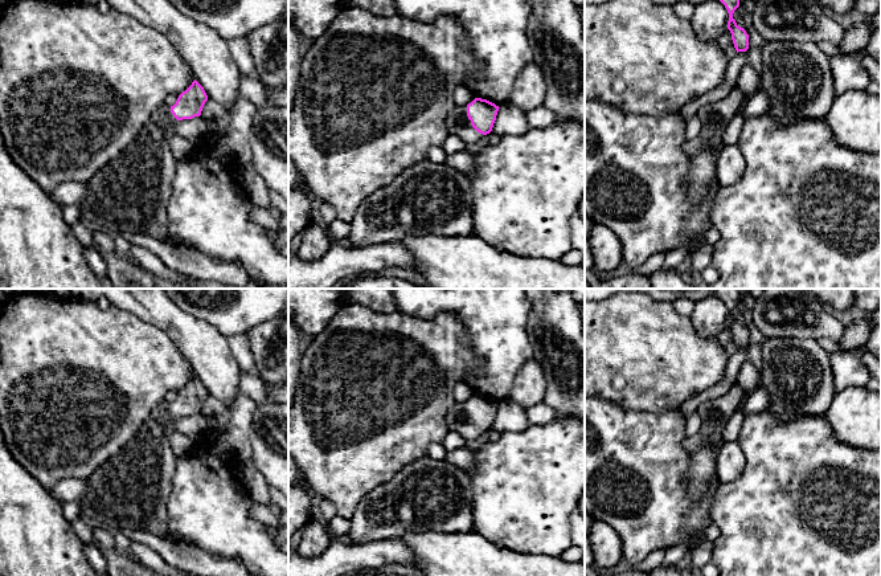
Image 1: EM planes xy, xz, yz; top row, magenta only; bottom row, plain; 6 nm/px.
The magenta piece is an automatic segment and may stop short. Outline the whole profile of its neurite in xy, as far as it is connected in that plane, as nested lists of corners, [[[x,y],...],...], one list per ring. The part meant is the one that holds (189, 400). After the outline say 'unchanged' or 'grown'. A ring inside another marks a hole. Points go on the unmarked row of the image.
[[[194,376],[176,400],[164,400],[140,425],[136,434],[111,458],[102,463],[87,479],[86,493],[78,501],[81,516],[91,526],[108,530],[114,535],[123,531],[144,530],[168,538],[168,501],[177,457],[171,449],[169,437],[175,420],[200,413],[208,392]]] | grown

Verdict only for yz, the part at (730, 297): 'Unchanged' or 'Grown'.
Unchanged

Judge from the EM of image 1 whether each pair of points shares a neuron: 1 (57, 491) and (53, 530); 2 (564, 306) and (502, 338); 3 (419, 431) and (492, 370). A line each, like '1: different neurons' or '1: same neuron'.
1: different neurons
2: different neurons
3: different neurons

